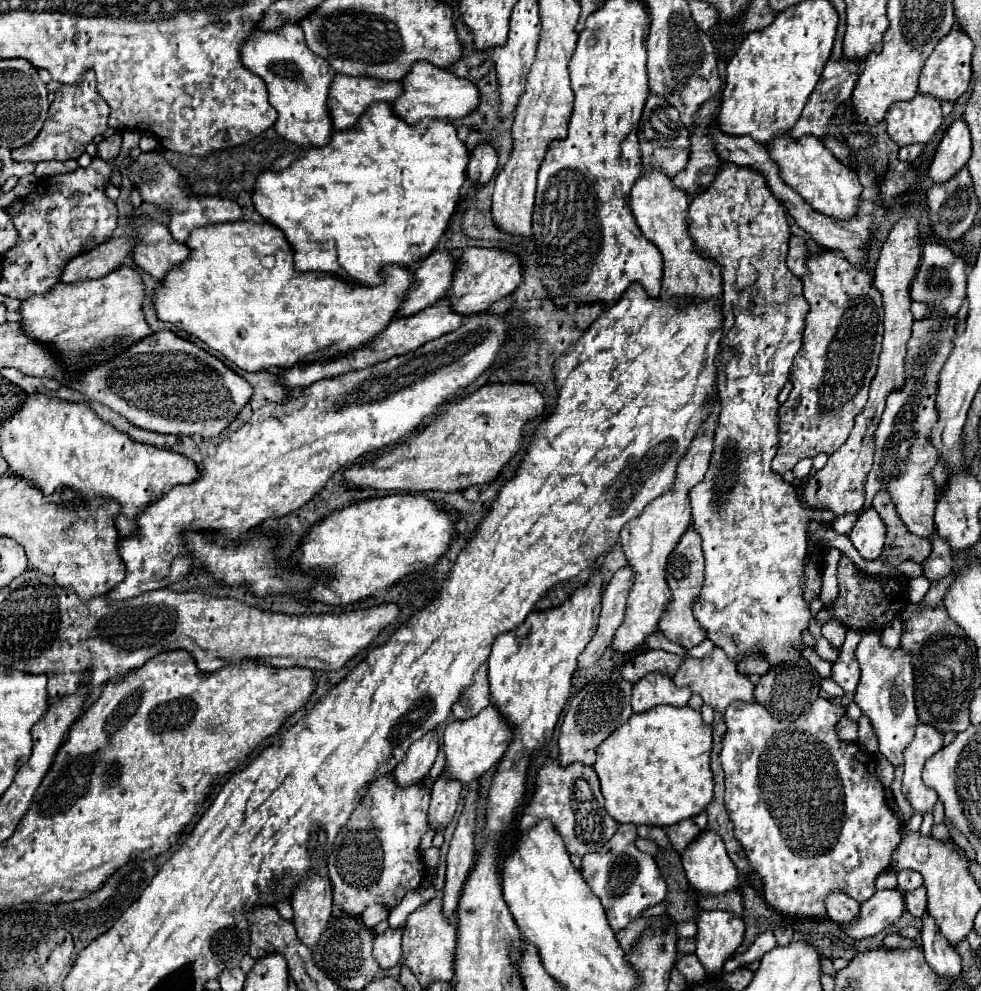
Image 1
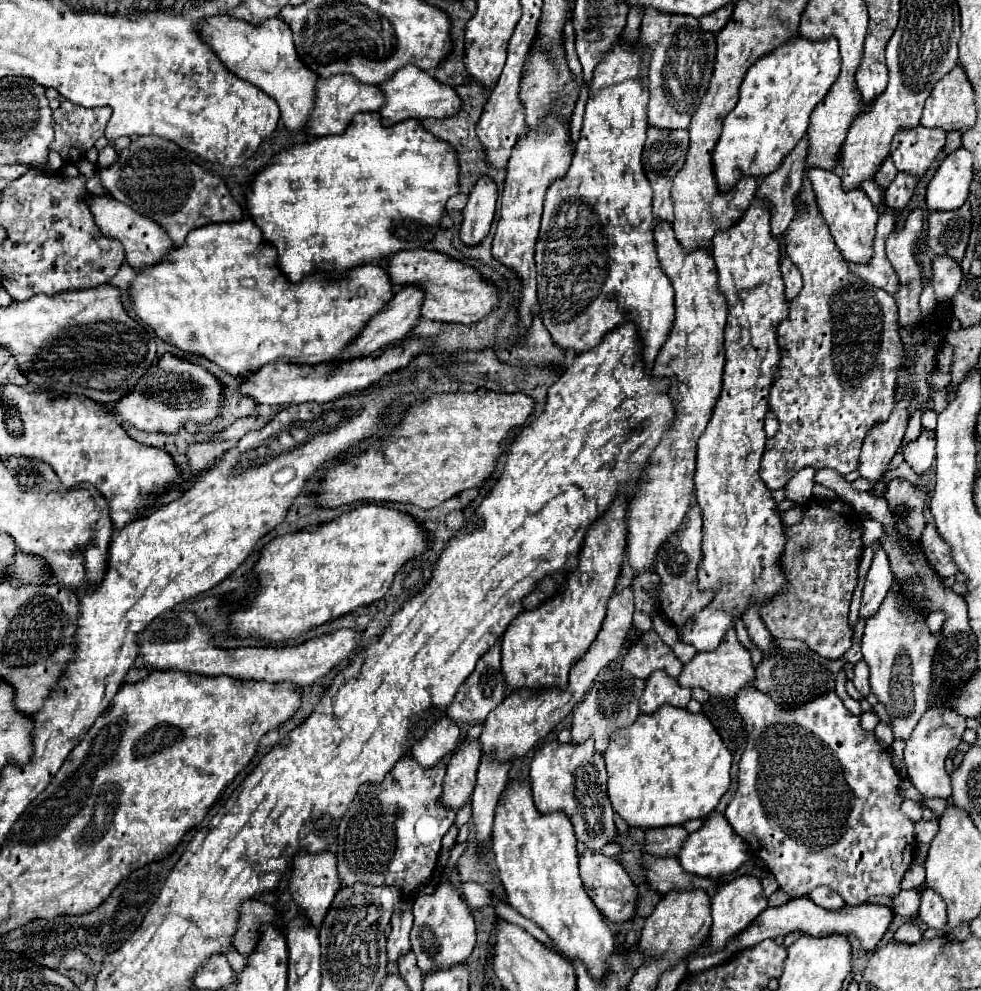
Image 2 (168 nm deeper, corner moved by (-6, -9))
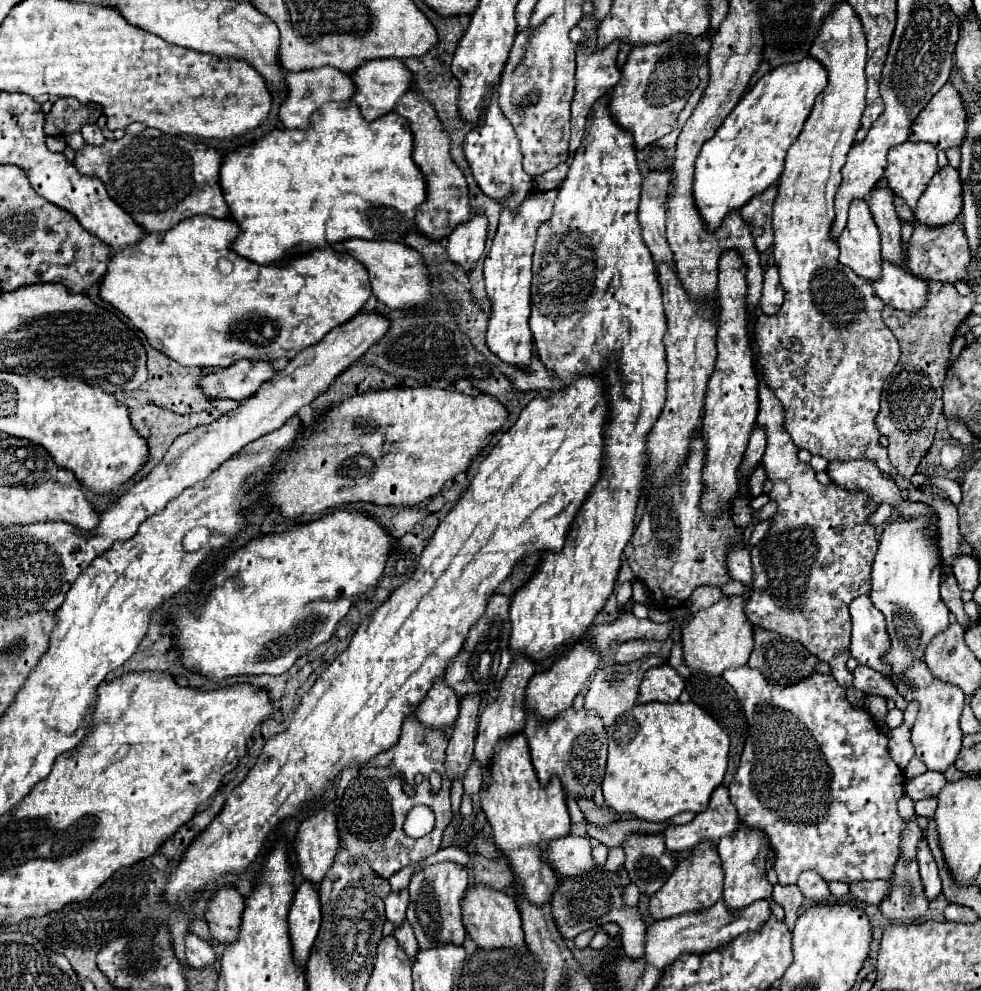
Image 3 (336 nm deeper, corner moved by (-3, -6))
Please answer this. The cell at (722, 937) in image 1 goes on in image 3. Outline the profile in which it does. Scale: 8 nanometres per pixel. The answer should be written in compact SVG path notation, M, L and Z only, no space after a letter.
M741 825L739 833L735 833L735 837L727 837L727 839L719 841L717 851L719 851L721 863L723 863L723 873L725 873L723 901L731 911L739 911L761 899L771 899L773 887L769 885L769 881L765 877L765 857L769 853L769 845L767 845L767 837L763 837L763 833L759 833L757 829L751 829L747 825Z

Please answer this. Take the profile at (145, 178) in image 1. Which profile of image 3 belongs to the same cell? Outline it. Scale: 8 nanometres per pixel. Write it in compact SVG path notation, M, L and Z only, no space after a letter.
M145 129L137 135L125 135L119 141L107 141L101 147L87 145L83 151L77 151L75 167L83 175L101 179L107 193L149 233L167 233L179 221L193 215L211 215L217 219L229 217L229 207L219 185L221 155L213 147L207 147L199 141L171 137L159 129Z

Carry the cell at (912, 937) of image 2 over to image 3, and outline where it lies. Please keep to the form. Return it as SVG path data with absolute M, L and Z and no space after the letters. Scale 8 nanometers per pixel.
M903 861L895 865L895 881L891 881L891 897L883 901L883 917L895 923L913 923L919 921L929 907L929 901L923 893L919 865L917 861Z

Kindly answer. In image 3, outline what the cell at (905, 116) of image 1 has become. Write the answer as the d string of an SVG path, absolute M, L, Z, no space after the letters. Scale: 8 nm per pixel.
M905 141L889 149L887 161L885 179L889 181L889 187L901 195L915 213L921 193L939 169L935 145Z

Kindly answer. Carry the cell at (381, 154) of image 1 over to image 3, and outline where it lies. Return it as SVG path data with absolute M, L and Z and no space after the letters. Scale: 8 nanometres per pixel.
M349 101L343 105L323 105L323 109L319 113L315 113L315 117L311 117L311 119L313 119L311 129L305 129L305 131L303 129L275 129L275 131L267 133L261 141L229 153L221 165L221 189L225 193L225 201L231 209L231 217L241 227L241 235L235 241L233 249L235 249L235 253L239 253L241 257L245 257L253 263L259 263L259 265L279 263L287 255L305 255L313 249L331 247L335 243L343 243L353 237L371 239L371 241L403 241L403 237L415 229L415 211L427 197L427 181L425 181L423 171L413 161L415 145L413 145L413 133L409 129L407 119L393 111L393 113L387 113L385 117L381 117L379 121L367 123L355 101Z

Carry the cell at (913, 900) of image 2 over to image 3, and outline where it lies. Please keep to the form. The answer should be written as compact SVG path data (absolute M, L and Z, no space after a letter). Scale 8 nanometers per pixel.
M861 881L851 885L851 895L867 905L881 905L889 891L891 891L889 881Z

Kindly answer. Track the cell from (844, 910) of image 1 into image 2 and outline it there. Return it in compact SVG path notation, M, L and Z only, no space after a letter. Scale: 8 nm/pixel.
M814 888L814 892L810 892L808 898L812 902L816 902L818 906L830 908L830 910L836 910L836 908L842 908L844 906L844 900L840 898L840 894L836 894L830 888Z

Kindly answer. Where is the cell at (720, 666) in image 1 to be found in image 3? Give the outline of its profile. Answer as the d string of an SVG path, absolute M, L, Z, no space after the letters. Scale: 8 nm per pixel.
M725 595L709 609L691 613L687 621L687 631L683 629L681 635L685 665L695 673L707 673L713 677L723 675L729 667L745 665L753 649L753 625L745 617L743 597L735 595Z

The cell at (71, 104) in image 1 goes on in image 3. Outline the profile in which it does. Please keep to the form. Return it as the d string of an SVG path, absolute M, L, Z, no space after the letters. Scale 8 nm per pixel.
M73 97L59 98L53 103L53 109L45 115L45 133L53 137L65 137L81 131L83 125L97 123L101 113L102 107L95 103L83 104Z

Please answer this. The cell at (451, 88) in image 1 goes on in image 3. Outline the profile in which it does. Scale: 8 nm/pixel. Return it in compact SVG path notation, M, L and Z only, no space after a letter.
M399 59L371 61L371 65L363 65L363 69L351 79L359 89L355 103L361 105L367 121L375 121L395 111L399 99L403 99L413 87L413 73Z

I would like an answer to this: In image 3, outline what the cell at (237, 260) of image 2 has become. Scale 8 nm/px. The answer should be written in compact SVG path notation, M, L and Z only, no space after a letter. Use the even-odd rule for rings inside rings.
M191 217L187 221L181 221L175 229L171 229L171 233L163 233L163 237L159 237L159 233L153 233L153 235L147 233L145 239L137 247L125 249L123 253L115 253L115 261L111 261L111 267L107 269L107 273L103 277L103 283L101 283L101 297L107 303L111 303L115 309L119 309L125 317L129 317L133 321L133 325L145 333L149 343L155 349L159 349L161 353L165 353L167 357L175 359L177 363L181 363L185 367L215 369L215 367L229 367L231 363L235 363L239 359L267 359L267 361L273 361L273 359L279 359L279 357L293 359L305 347L311 347L311 345L319 343L331 329L335 329L335 327L347 323L349 319L353 319L363 309L367 299L373 295L371 285L369 285L369 273L367 273L365 265L359 263L357 259L353 259L345 251L315 249L315 253L307 253L307 257L297 257L295 261L287 261L287 265L255 265L255 263L243 259L241 255L237 255L231 249L231 245L239 237L239 233L241 233L239 225L233 219L217 219L214 217ZM267 323L273 325L273 335L271 337L267 337L265 329L263 329Z

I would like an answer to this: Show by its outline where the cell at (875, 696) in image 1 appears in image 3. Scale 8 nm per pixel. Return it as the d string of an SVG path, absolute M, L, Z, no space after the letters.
M901 517L889 521L879 539L879 549L873 561L873 587L869 597L885 615L887 635L891 641L891 649L883 655L883 663L887 663L891 673L899 679L917 659L923 659L931 639L937 633L943 633L949 625L949 609L939 597L941 573L937 545L923 535L927 521L929 519L907 521Z

